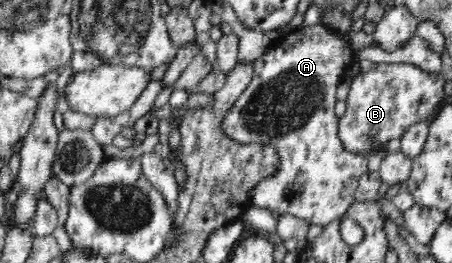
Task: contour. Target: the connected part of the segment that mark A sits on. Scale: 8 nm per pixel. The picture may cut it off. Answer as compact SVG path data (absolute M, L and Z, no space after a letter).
M301 27L299 31L287 35L281 43L271 43L273 47L269 47L257 61L253 61L253 81L247 85L247 89L243 90L243 93L235 100L233 106L229 108L226 116L222 121L223 133L227 137L230 137L233 141L238 141L241 145L247 145L247 143L261 143L269 144L275 148L276 155L279 156L279 161L276 162L276 169L272 170L271 175L261 178L259 184L251 189L251 202L250 205L259 206L259 208L270 209L271 211L277 211L277 213L287 213L301 219L307 219L311 224L320 225L320 227L328 226L335 220L341 220L343 216L346 216L347 208L355 201L355 190L358 187L359 179L367 173L367 159L368 156L363 153L351 153L342 144L342 140L338 134L339 116L335 113L335 91L341 83L341 77L345 73L345 69L349 69L349 65L353 63L353 56L355 51L352 49L351 43L345 43L341 39L329 39L329 33L327 31L311 31L311 27Z

